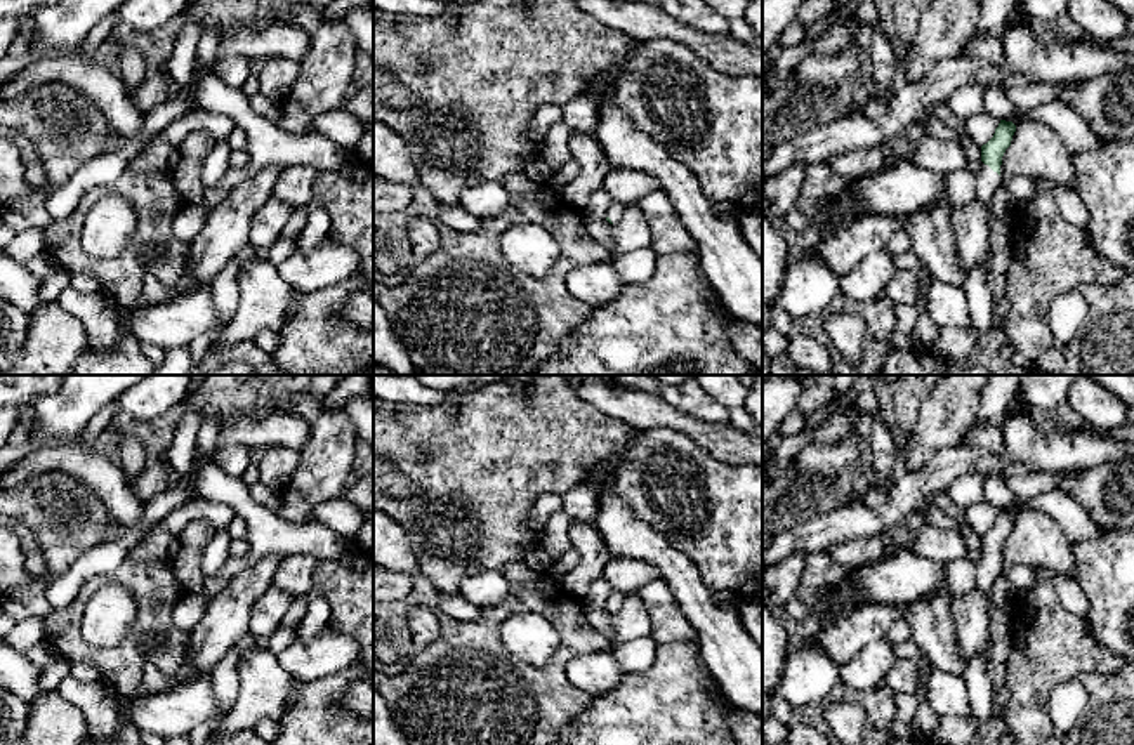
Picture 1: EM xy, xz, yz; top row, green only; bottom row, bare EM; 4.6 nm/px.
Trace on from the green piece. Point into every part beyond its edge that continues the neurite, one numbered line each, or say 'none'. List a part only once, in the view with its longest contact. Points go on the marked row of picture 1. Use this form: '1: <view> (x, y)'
1: yz (987, 181)

